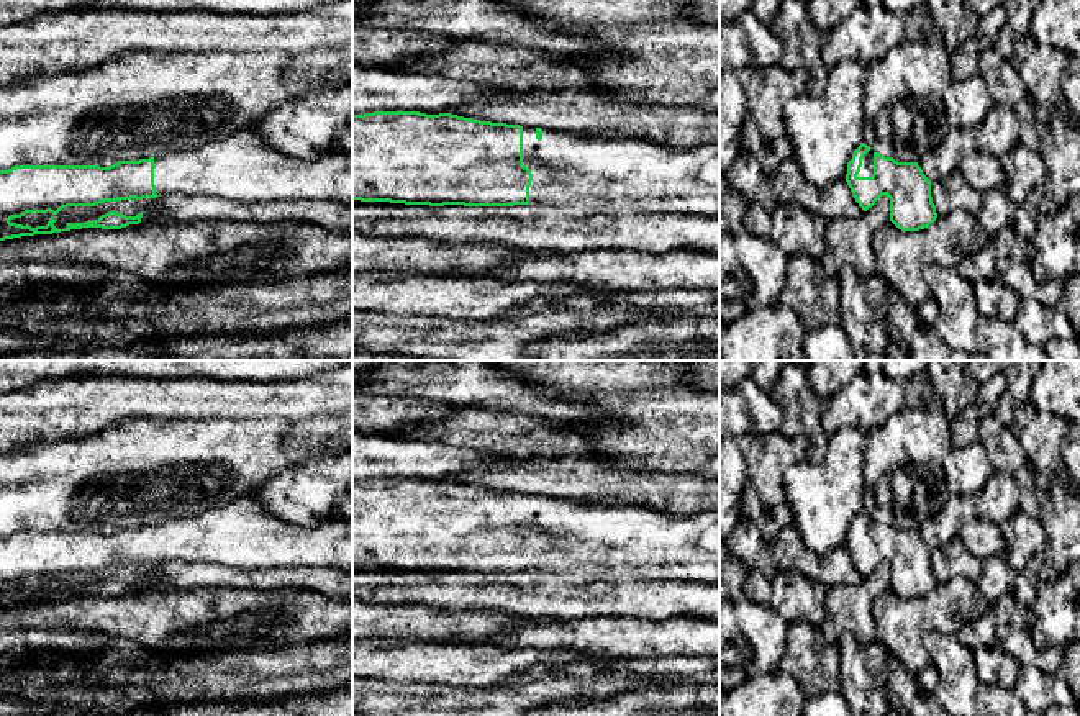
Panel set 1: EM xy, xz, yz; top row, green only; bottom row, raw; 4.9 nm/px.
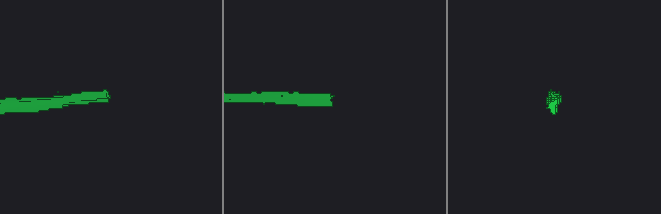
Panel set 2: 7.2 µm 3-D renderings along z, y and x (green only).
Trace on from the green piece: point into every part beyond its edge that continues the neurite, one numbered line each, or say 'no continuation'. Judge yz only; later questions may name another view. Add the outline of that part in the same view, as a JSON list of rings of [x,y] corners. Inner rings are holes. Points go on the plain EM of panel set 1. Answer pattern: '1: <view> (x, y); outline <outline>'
1: yz (867, 530); outline [[[874,514],[864,523],[862,534],[857,544],[872,544],[874,541]]]

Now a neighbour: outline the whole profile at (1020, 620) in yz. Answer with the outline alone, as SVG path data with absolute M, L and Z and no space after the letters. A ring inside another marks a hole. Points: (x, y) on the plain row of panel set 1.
M1013 593L1001 596L992 610L996 616L998 624L1008 624L1016 629L1026 629L1031 626L1031 610L1019 608L1013 598Z

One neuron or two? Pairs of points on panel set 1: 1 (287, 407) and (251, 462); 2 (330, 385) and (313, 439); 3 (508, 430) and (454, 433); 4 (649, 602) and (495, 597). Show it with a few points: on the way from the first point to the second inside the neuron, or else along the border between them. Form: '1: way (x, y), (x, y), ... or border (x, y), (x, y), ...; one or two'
1: border (274, 415), (295, 423); two
2: border (335, 413), (313, 415), (297, 423); two
3: way (495, 430), (467, 430); one
4: way (612, 602), (533, 598); one

